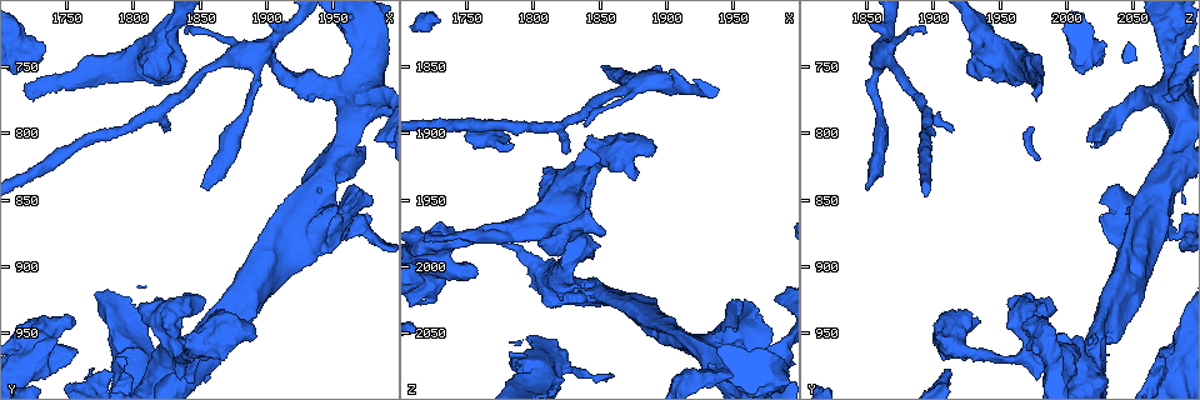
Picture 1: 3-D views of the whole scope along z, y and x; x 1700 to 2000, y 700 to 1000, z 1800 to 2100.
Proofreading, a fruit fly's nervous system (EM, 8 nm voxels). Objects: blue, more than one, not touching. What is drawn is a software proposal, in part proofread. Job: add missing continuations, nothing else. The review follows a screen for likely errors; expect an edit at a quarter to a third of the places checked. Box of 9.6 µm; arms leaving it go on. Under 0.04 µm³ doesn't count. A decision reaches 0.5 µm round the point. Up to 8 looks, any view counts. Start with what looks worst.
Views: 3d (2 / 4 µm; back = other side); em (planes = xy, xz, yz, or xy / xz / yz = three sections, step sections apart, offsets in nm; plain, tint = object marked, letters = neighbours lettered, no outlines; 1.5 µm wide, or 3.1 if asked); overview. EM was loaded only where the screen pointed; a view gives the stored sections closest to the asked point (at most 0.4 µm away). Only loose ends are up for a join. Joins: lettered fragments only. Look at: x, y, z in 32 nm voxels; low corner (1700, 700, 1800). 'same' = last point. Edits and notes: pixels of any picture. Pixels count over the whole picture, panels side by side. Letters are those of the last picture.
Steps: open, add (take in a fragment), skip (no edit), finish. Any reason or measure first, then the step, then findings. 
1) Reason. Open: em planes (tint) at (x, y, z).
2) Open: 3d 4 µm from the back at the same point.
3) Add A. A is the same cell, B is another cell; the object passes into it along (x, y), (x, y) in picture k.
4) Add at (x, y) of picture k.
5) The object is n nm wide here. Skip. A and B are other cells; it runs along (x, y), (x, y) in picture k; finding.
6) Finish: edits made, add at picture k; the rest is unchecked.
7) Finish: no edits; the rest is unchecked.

Free end. Open: em 3.1 µm planes (tint) at (1722, 770, 1974).

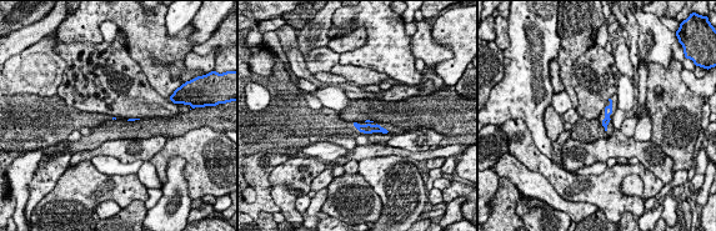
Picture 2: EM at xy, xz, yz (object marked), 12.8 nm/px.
What lies round it. Open: em 3.1 µm planes (letters) at the same point.

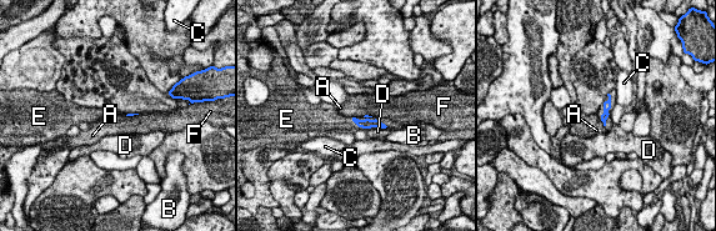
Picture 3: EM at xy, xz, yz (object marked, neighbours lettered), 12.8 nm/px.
Add at (609, 121) of picture 3. E is the same cell, A, B, C, D and F are other cells; the object passes into it along (606, 104), (607, 110), (609, 121) in picture 3; the neuron continues.

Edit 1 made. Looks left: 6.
Redraw. Open: overview.

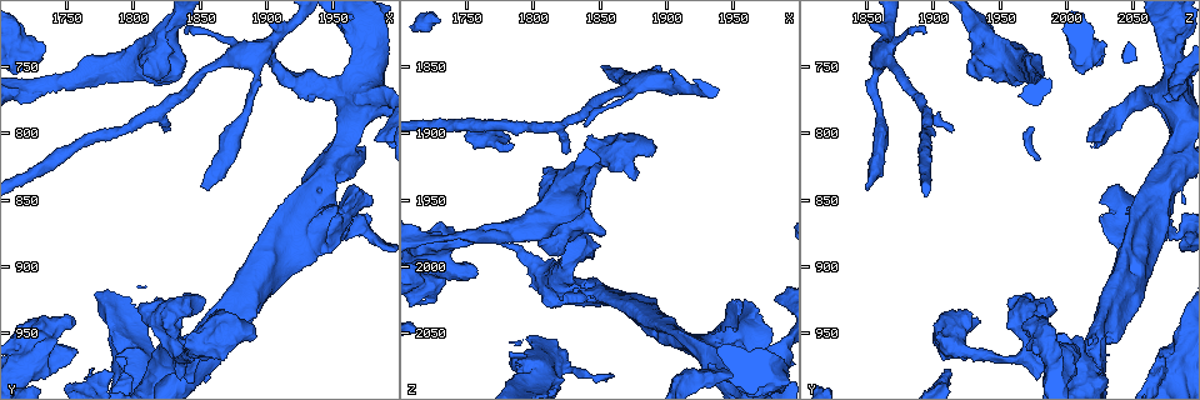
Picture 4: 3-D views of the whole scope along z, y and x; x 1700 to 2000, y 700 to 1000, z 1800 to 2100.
Open: em planes (letters) at (1954, 720, 2066).

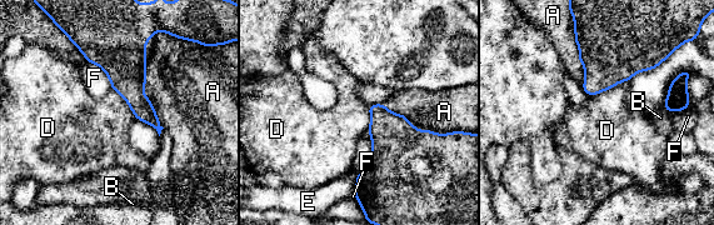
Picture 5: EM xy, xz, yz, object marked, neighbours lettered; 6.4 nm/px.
Skip. A, B, D, E and F are other cells; a border runs along (629, 79), (588, 95) in picture 5; none of them fits.

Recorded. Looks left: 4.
An open end. Open: 3d 4 µm at (1824, 798, 1916).

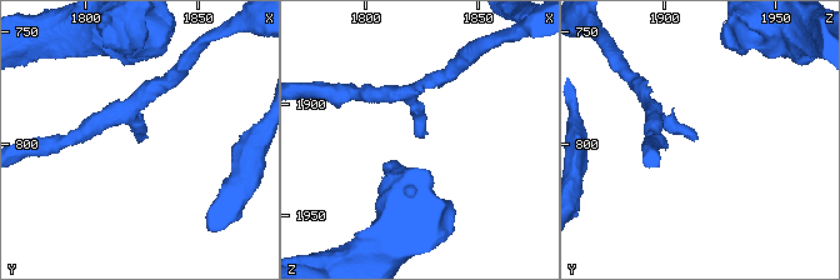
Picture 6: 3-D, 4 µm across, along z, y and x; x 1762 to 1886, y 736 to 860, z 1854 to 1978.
Now the EM. Open: em planes (letters) at (1823, 798, 1915).

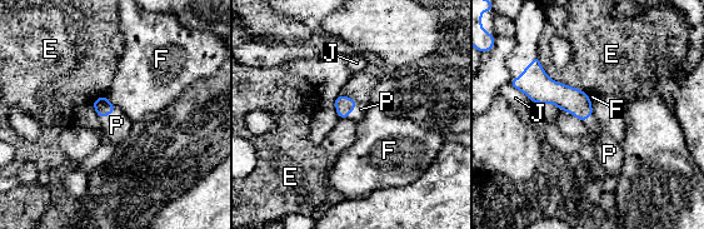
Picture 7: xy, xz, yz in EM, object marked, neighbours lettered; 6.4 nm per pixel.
Add at (116, 125) of picture 7. P is the same cell, E, F and J are other cells; it goes on there.

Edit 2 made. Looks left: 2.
Finish: edits made, add at picture 3, add at picture 7; the rest is unchecked.

